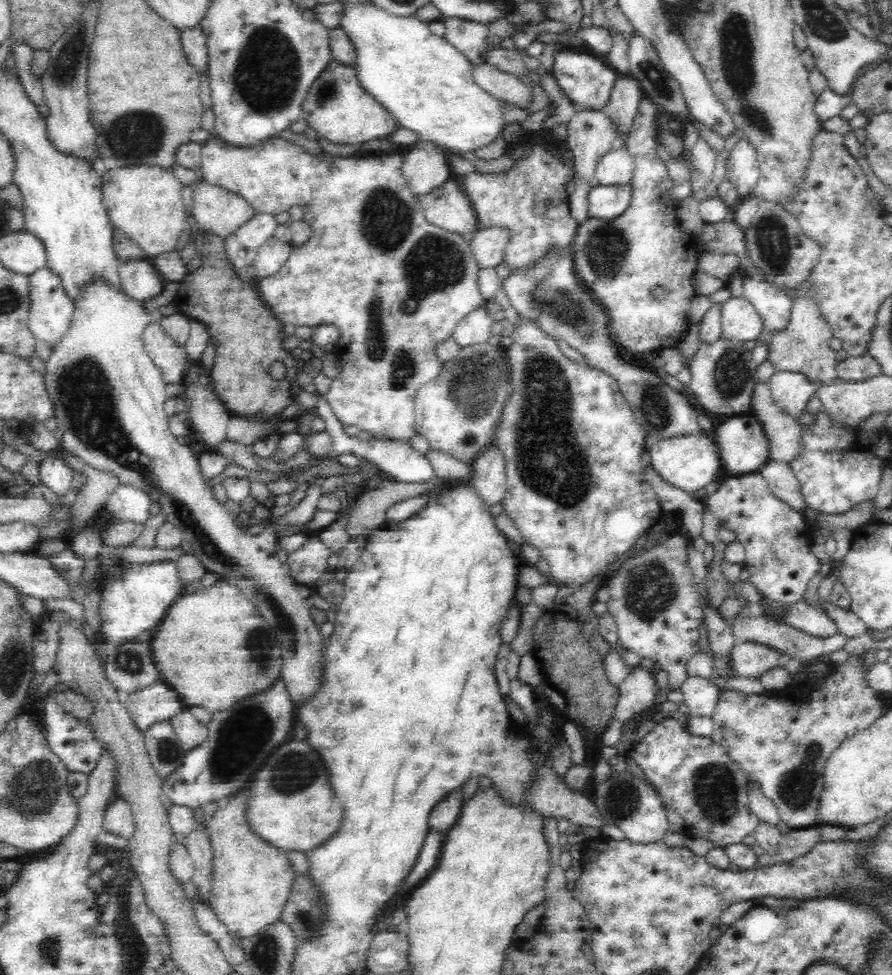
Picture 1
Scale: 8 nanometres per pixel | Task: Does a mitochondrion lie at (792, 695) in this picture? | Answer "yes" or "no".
no

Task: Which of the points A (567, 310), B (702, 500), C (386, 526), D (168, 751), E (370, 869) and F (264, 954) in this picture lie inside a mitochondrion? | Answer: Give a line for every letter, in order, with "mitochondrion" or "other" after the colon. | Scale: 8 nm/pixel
A: mitochondrion
B: other
C: other
D: mitochondrion
E: other
F: mitochondrion

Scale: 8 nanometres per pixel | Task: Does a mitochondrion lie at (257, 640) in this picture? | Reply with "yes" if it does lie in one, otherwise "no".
yes

